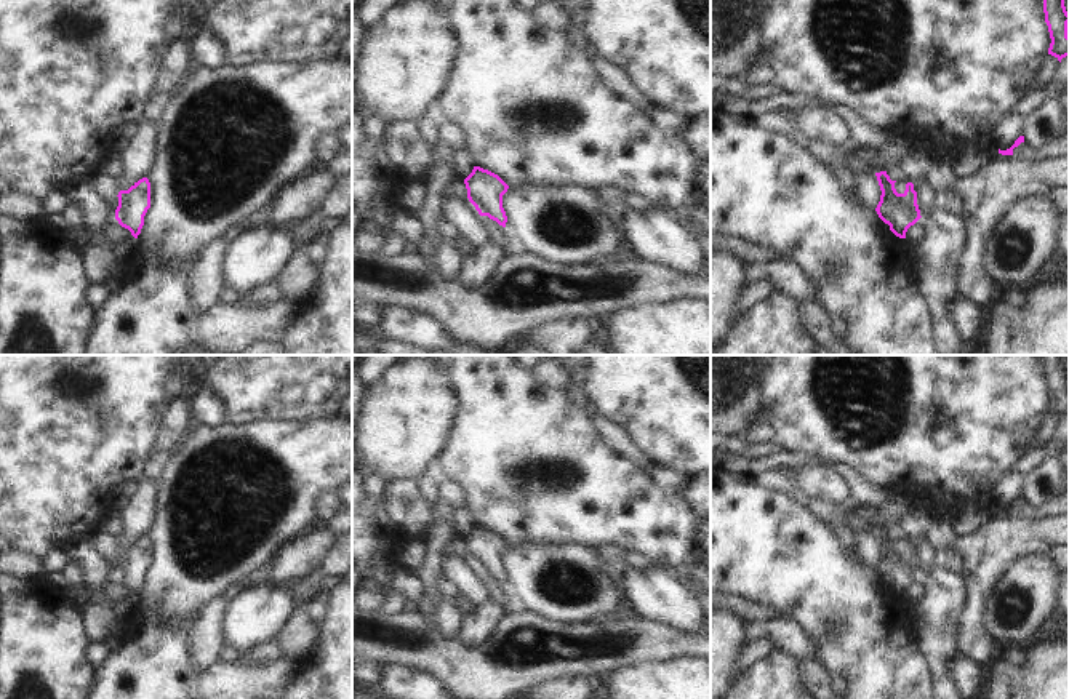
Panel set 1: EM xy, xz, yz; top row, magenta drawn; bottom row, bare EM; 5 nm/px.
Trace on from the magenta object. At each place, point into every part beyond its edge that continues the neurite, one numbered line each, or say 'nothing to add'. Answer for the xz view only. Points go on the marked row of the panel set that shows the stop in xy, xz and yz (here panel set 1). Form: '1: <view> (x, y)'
nothing to add

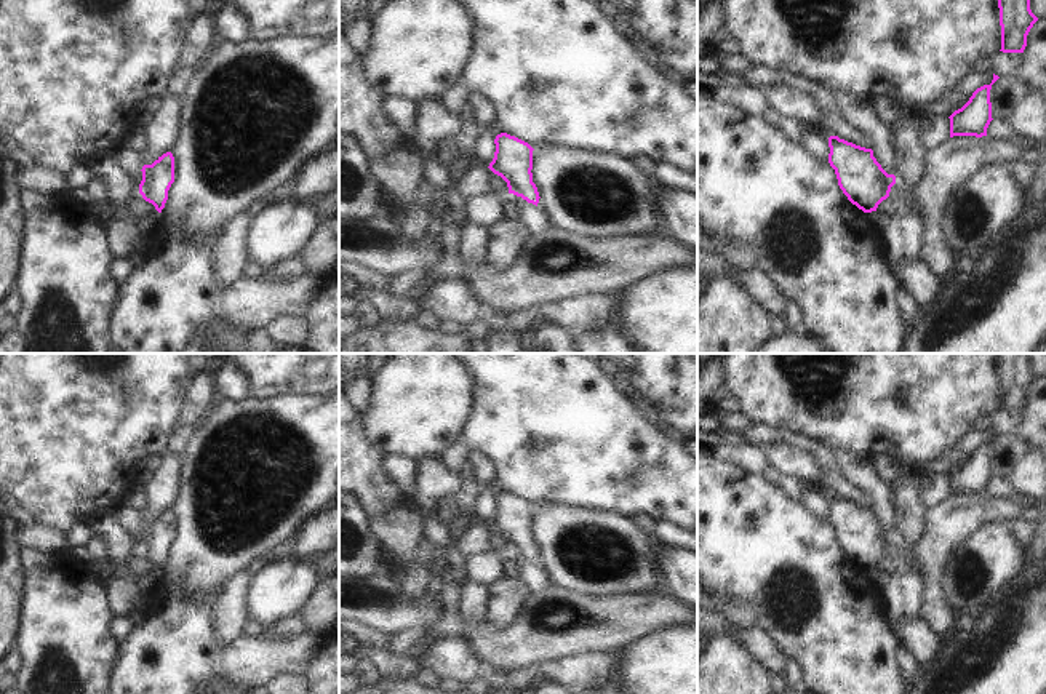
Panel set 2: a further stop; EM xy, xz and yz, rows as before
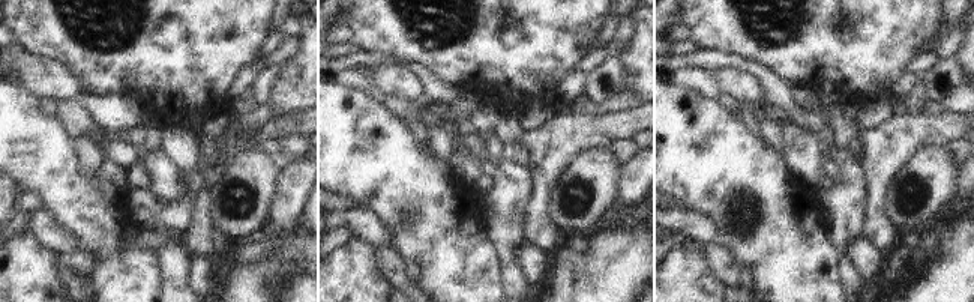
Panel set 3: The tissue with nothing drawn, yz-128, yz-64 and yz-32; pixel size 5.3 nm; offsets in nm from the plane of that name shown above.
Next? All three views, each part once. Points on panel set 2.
nothing to add

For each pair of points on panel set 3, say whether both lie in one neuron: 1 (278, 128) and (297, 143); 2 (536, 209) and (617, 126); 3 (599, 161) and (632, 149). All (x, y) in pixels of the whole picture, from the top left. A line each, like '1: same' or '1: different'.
1: different
2: same
3: different

